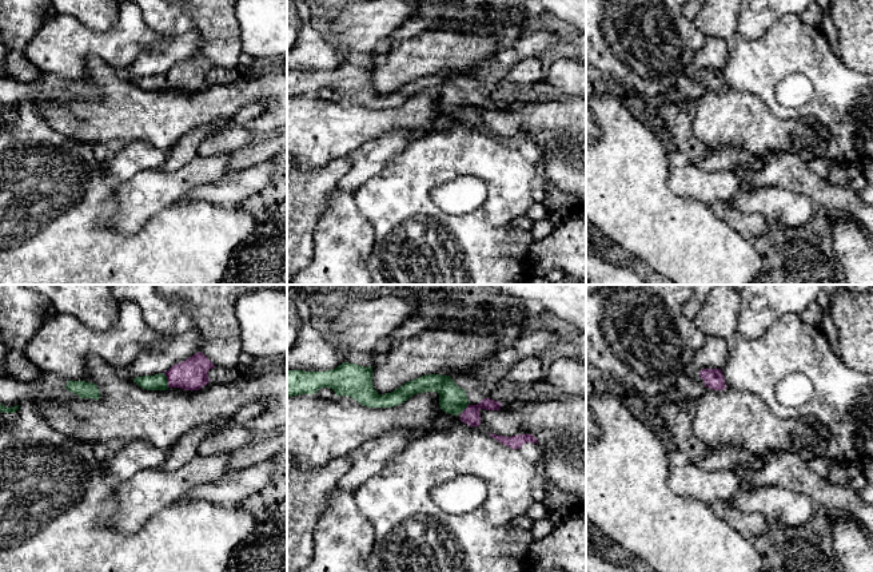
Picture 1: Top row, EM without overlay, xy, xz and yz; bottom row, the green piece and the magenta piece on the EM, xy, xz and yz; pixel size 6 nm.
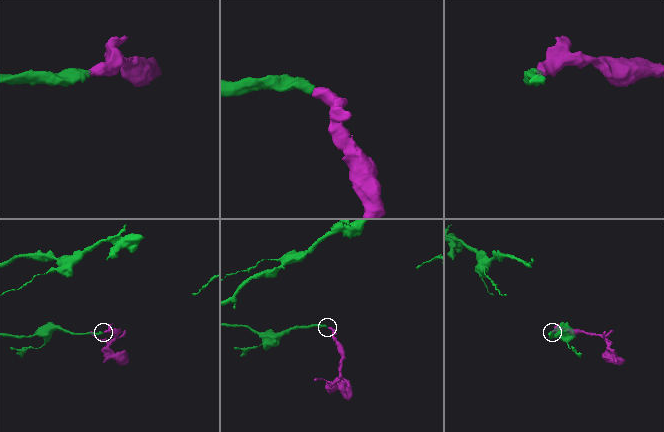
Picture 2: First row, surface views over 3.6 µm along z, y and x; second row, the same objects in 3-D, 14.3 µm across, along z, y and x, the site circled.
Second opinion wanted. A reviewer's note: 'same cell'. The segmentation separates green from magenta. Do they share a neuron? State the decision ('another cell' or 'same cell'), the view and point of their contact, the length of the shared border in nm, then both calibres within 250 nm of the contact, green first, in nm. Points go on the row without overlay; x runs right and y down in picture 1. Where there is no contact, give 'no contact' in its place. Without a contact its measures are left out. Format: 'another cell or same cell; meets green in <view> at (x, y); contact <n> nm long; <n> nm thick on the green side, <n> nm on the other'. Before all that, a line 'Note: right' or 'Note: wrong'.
Note: right
same cell; meets green in xy at (166, 80); contact 90 nm long; 100 nm thick on the green side, 190 nm on the other

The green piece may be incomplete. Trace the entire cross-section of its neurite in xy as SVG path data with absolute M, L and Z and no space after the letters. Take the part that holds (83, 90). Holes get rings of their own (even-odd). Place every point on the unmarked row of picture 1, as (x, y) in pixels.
M67 82L65 90L77 95L80 99L100 99L97 87L85 82Z

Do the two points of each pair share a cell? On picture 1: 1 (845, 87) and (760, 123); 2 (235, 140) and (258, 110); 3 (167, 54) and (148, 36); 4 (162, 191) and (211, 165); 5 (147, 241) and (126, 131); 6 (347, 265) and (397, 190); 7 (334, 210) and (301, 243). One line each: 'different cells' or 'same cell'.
1: different cells
2: same cell
3: different cells
4: same cell
5: different cells
6: different cells
7: different cells

